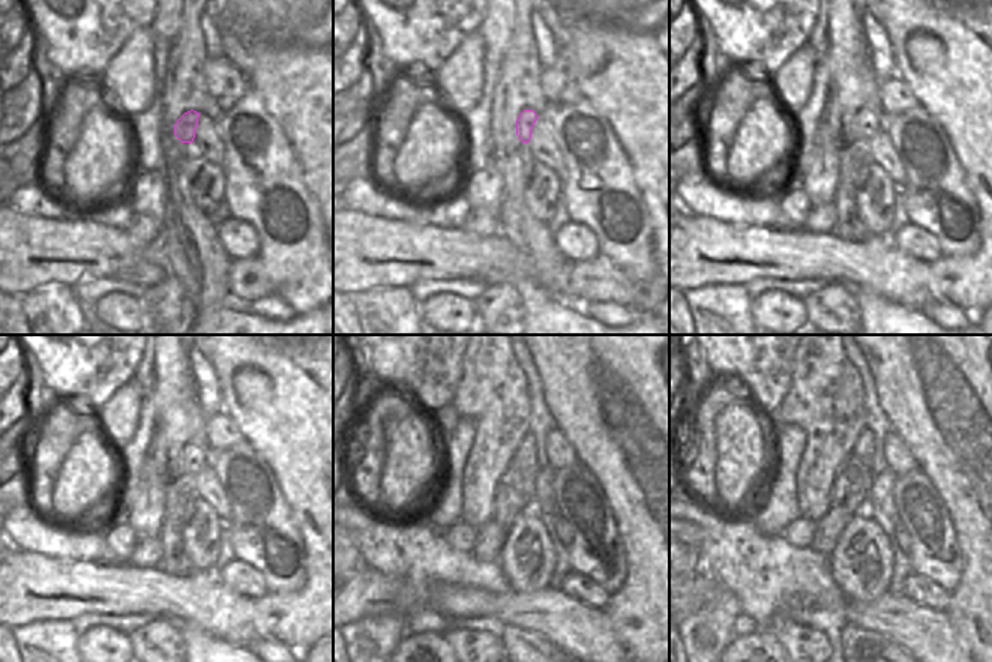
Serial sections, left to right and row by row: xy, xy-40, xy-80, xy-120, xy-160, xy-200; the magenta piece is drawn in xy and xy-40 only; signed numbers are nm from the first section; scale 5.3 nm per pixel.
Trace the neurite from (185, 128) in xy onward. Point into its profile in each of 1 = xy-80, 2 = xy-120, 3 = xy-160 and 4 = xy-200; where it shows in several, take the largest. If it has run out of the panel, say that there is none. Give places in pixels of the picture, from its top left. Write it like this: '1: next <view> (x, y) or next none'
1: next xy-80 (865, 123)
2: next xy-120 (192, 460)
3: next xy-160 (526, 458)
4: next xy-200 (863, 448)

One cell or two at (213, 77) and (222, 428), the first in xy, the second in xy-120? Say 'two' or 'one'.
one

